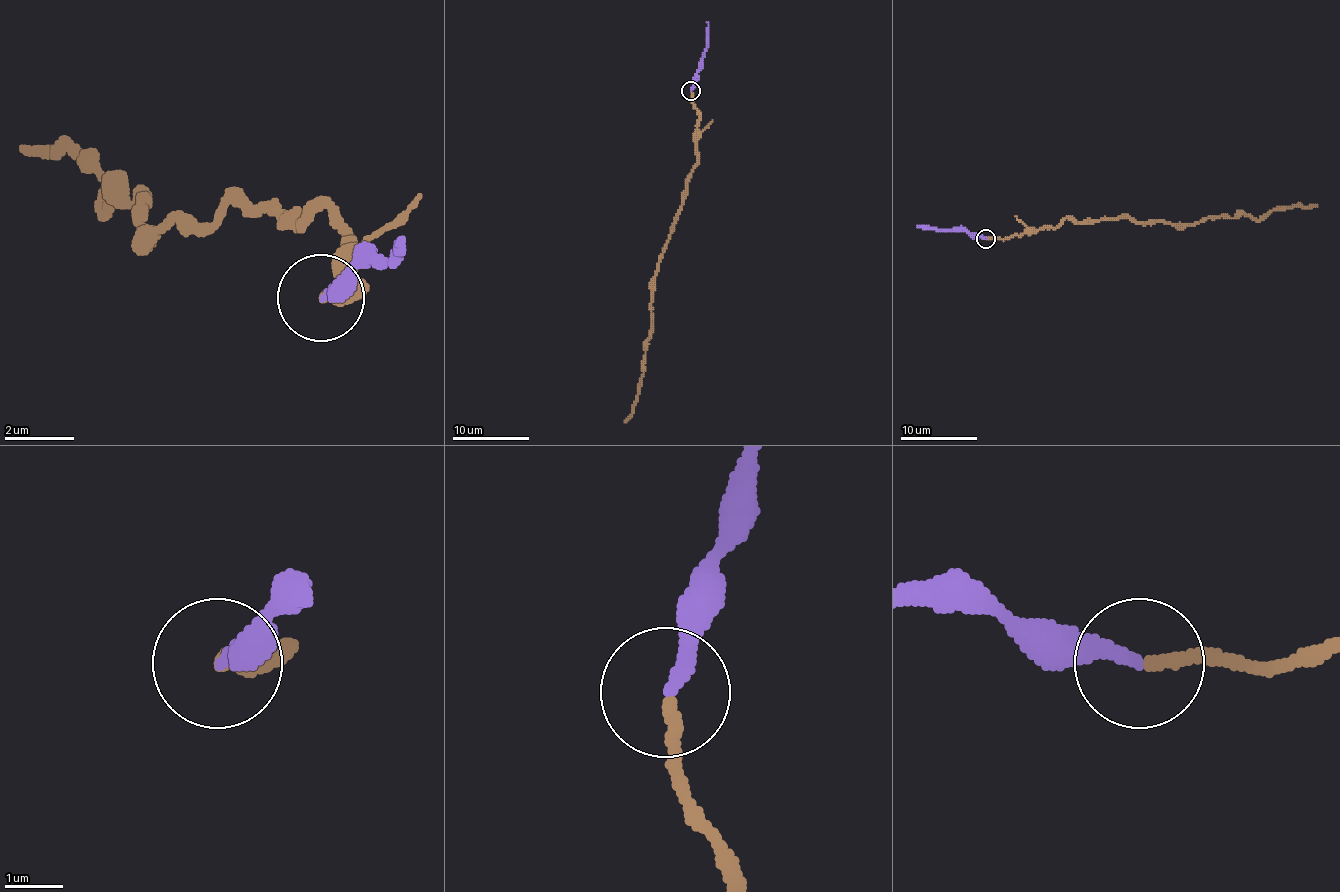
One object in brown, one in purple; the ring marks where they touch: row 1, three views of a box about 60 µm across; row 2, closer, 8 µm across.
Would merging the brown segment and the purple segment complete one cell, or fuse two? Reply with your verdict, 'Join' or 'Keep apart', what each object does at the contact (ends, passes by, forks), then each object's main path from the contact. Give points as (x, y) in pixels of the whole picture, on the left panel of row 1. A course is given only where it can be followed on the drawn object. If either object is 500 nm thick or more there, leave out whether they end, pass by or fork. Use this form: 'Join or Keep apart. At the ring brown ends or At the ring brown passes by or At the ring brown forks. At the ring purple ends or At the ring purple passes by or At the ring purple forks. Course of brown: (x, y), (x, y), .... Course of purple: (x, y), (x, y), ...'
Join. At the ring brown ends. At the ring purple ends. Course of brown: (323, 300), (357, 291), (323, 204), (149, 230), (140, 195), (114, 187), (105, 213), (88, 169), (18, 143). Course of purple: (323, 300), (357, 265), (392, 256), (401, 239)

